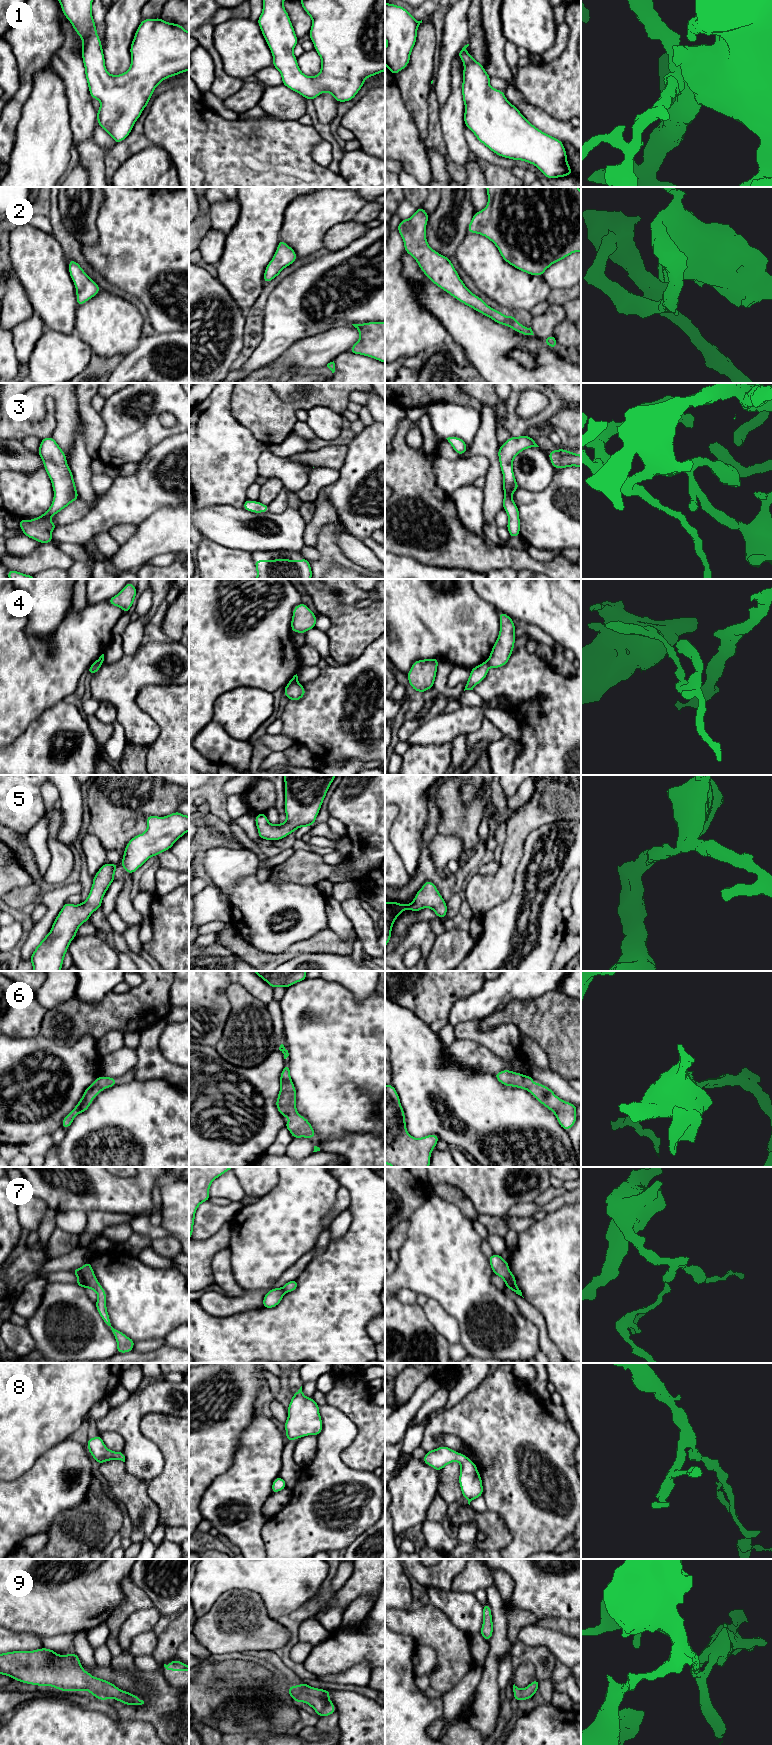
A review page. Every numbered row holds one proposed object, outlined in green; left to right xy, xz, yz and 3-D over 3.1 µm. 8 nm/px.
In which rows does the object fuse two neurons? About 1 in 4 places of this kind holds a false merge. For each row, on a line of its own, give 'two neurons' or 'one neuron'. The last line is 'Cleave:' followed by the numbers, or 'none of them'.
1: one neuron
2: one neuron
3: one neuron
4: two neurons
5: one neuron
6: one neuron
7: one neuron
8: one neuron
9: one neuron
Cleave: 4

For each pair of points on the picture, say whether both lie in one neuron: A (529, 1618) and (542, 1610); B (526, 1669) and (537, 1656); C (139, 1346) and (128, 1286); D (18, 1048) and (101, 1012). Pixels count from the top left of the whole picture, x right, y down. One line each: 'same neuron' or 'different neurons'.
A: different neurons
B: different neurons
C: different neurons
D: different neurons

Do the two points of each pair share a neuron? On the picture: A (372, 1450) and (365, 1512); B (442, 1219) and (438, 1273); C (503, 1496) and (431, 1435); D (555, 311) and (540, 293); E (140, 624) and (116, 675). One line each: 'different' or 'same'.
A: different
B: same
C: same
D: different
E: different

